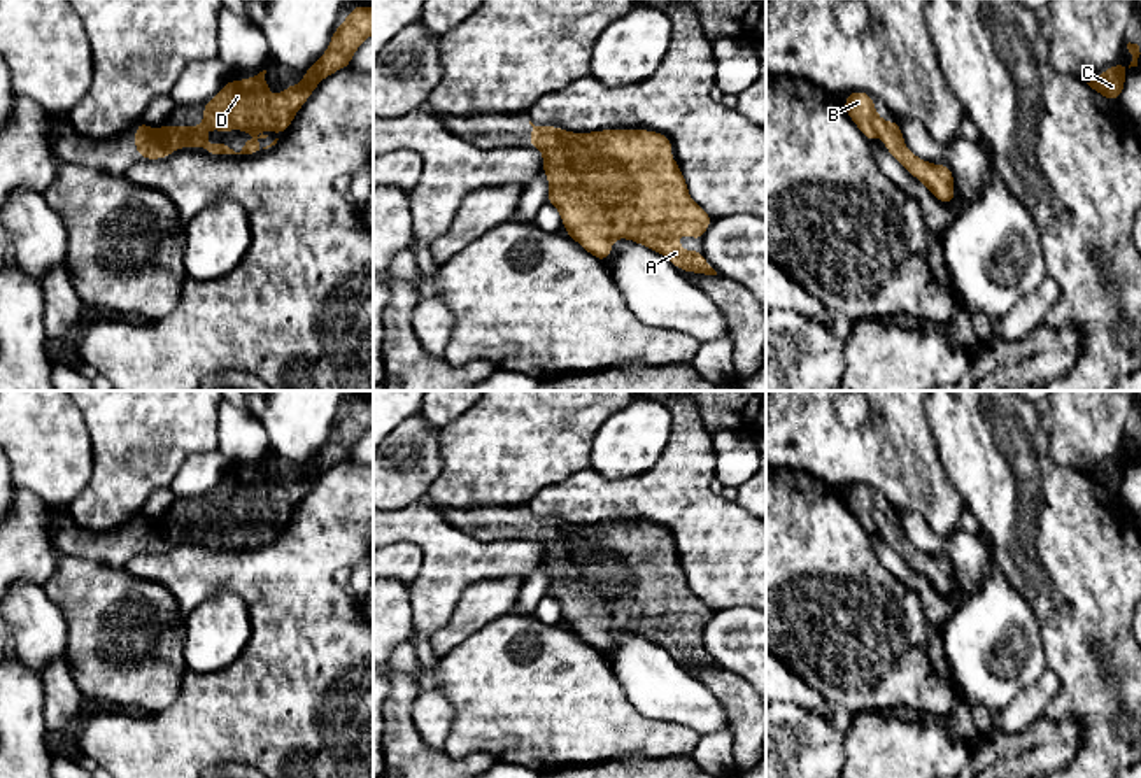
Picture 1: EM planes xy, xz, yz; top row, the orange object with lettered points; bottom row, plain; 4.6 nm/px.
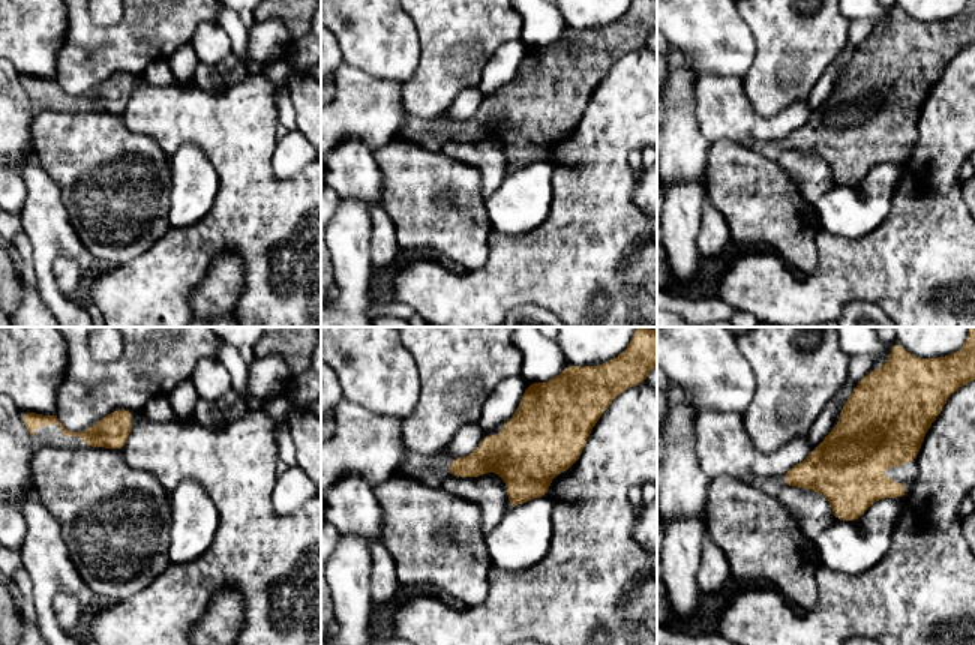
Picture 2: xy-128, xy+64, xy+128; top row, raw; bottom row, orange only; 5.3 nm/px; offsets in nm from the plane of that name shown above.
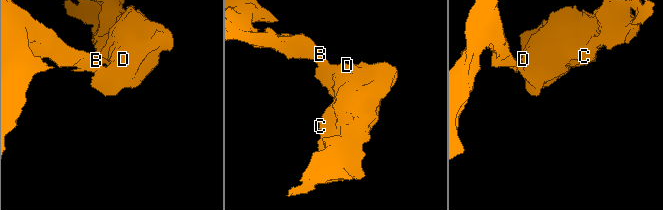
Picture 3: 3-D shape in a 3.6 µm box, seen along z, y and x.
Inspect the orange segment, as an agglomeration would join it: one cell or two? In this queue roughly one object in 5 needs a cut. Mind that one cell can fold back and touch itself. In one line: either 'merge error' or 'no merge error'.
no merge error

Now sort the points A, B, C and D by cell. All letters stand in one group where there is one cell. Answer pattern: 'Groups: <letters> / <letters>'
Groups: A B C D

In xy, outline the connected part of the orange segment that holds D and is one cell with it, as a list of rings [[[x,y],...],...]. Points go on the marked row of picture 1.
[[[354,5],[351,14],[345,18],[345,21],[335,28],[330,47],[326,53],[317,60],[315,65],[312,65],[307,72],[303,72],[303,84],[296,86],[291,82],[287,89],[280,91],[280,96],[275,98],[272,93],[266,91],[270,86],[265,81],[266,70],[259,72],[254,77],[249,77],[245,81],[226,81],[223,86],[223,91],[217,93],[210,102],[203,105],[203,124],[202,126],[174,126],[167,124],[159,130],[151,130],[142,119],[135,124],[137,137],[133,138],[133,145],[140,152],[138,159],[163,159],[168,154],[172,154],[177,147],[203,147],[212,154],[252,154],[259,151],[259,138],[266,138],[268,135],[259,135],[256,138],[251,138],[245,142],[240,152],[235,152],[224,144],[209,144],[205,140],[205,130],[221,130],[224,133],[231,130],[245,130],[249,133],[254,133],[258,130],[272,128],[279,137],[289,128],[291,121],[294,119],[294,114],[301,109],[301,105],[308,100],[308,96],[314,93],[315,86],[333,72],[340,68],[351,67],[352,54],[358,51],[361,42],[373,35],[373,9]]]

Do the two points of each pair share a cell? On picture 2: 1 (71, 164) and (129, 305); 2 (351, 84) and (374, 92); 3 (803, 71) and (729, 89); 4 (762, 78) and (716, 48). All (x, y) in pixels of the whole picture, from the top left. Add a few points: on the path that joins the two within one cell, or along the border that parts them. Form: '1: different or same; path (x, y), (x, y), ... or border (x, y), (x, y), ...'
1: different; border (146, 251), (114, 267)
2: same; path (357, 90), (368, 92)
3: different; border (740, 80), (747, 102)
4: different; border (753, 35), (755, 59), (741, 80)

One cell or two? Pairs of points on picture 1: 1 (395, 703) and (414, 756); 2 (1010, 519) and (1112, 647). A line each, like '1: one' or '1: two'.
1: one
2: one

